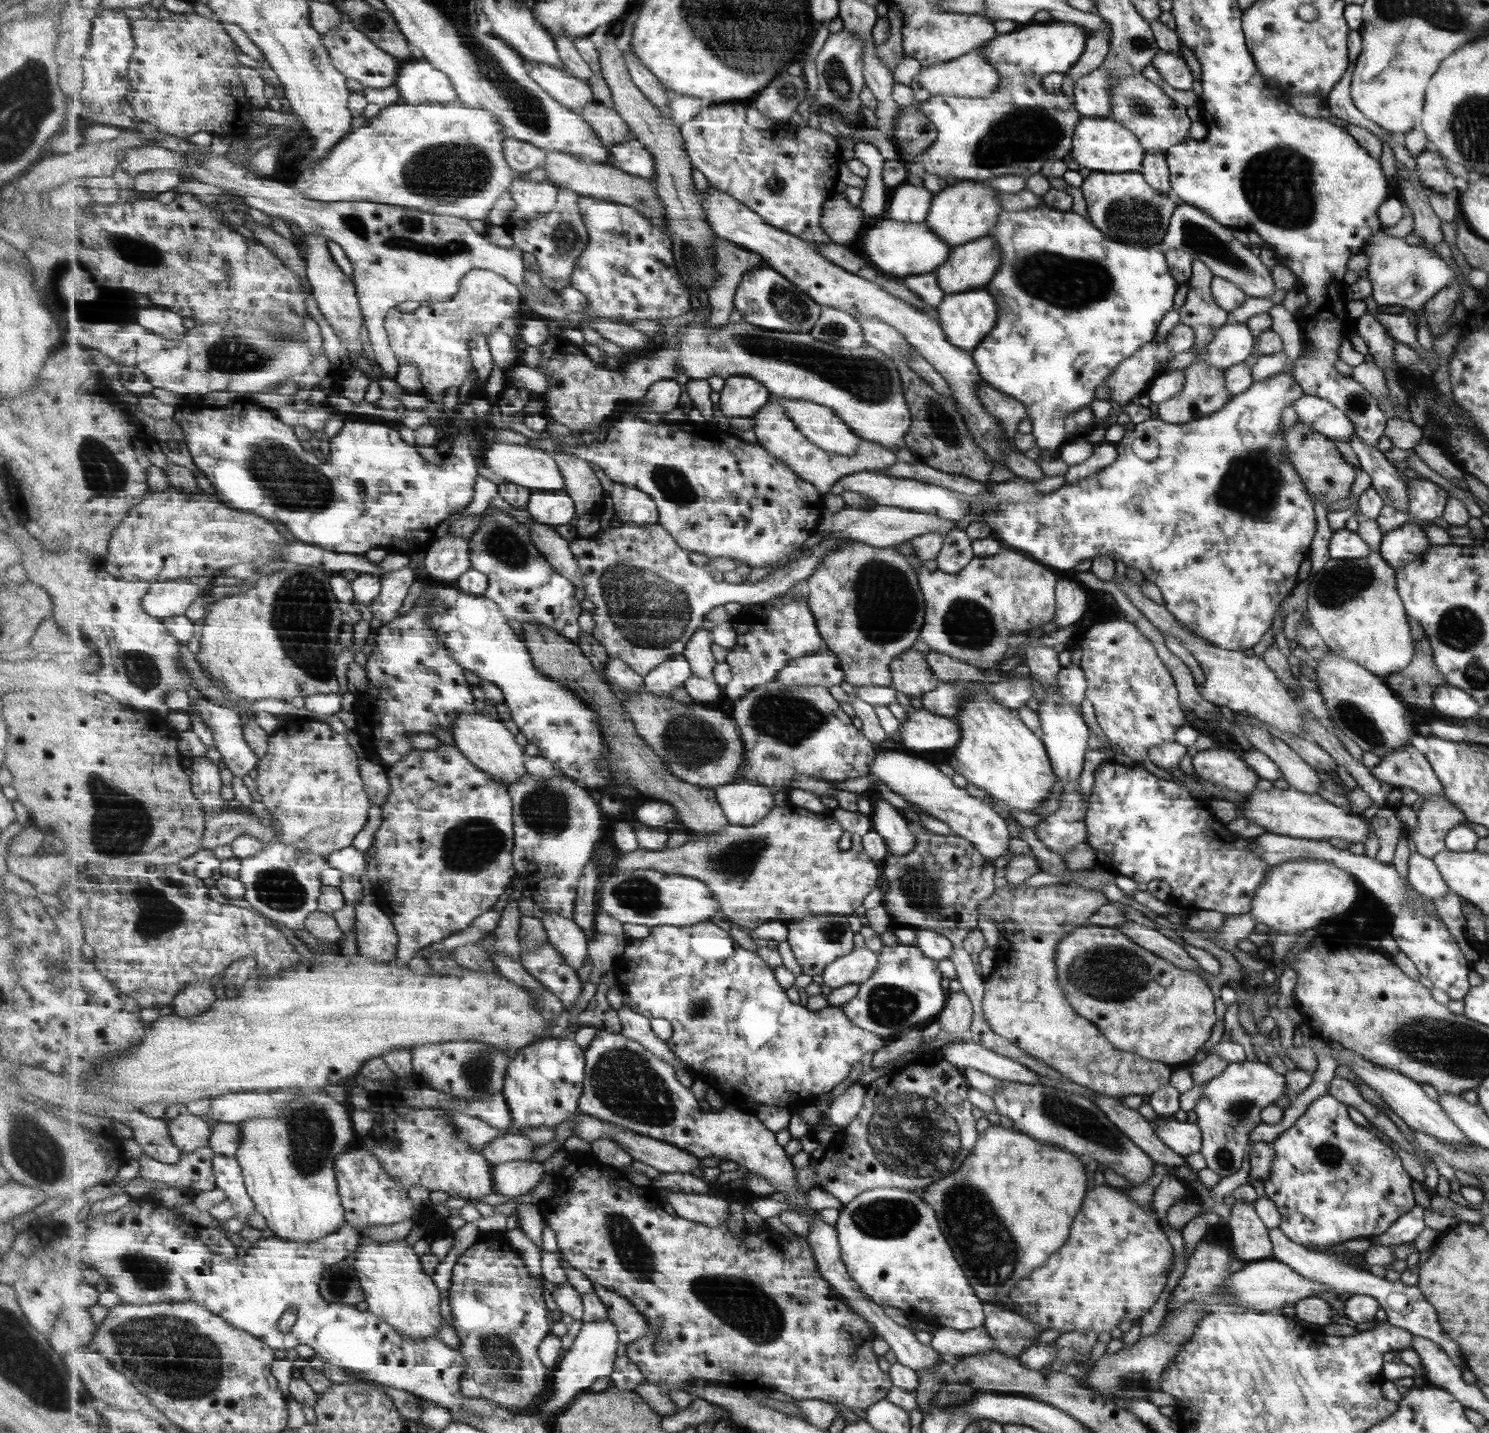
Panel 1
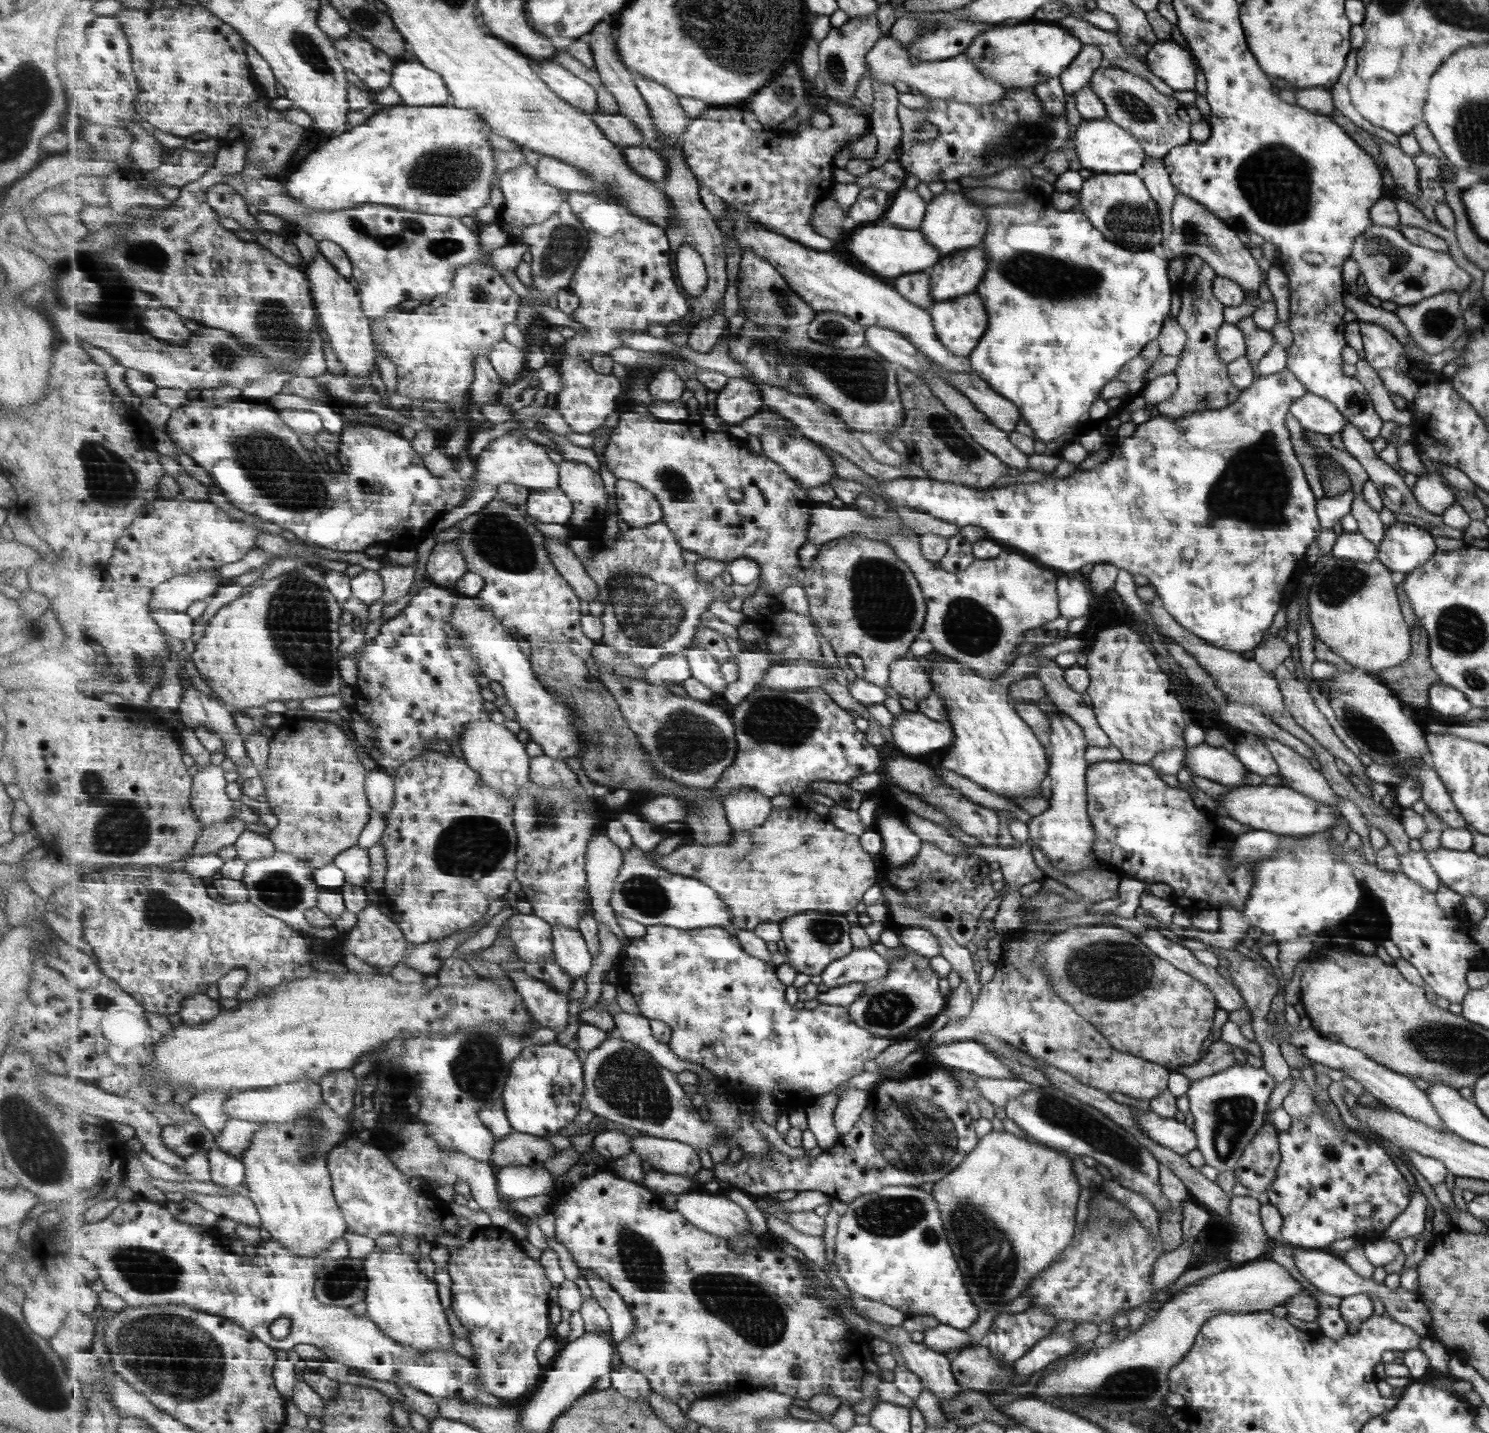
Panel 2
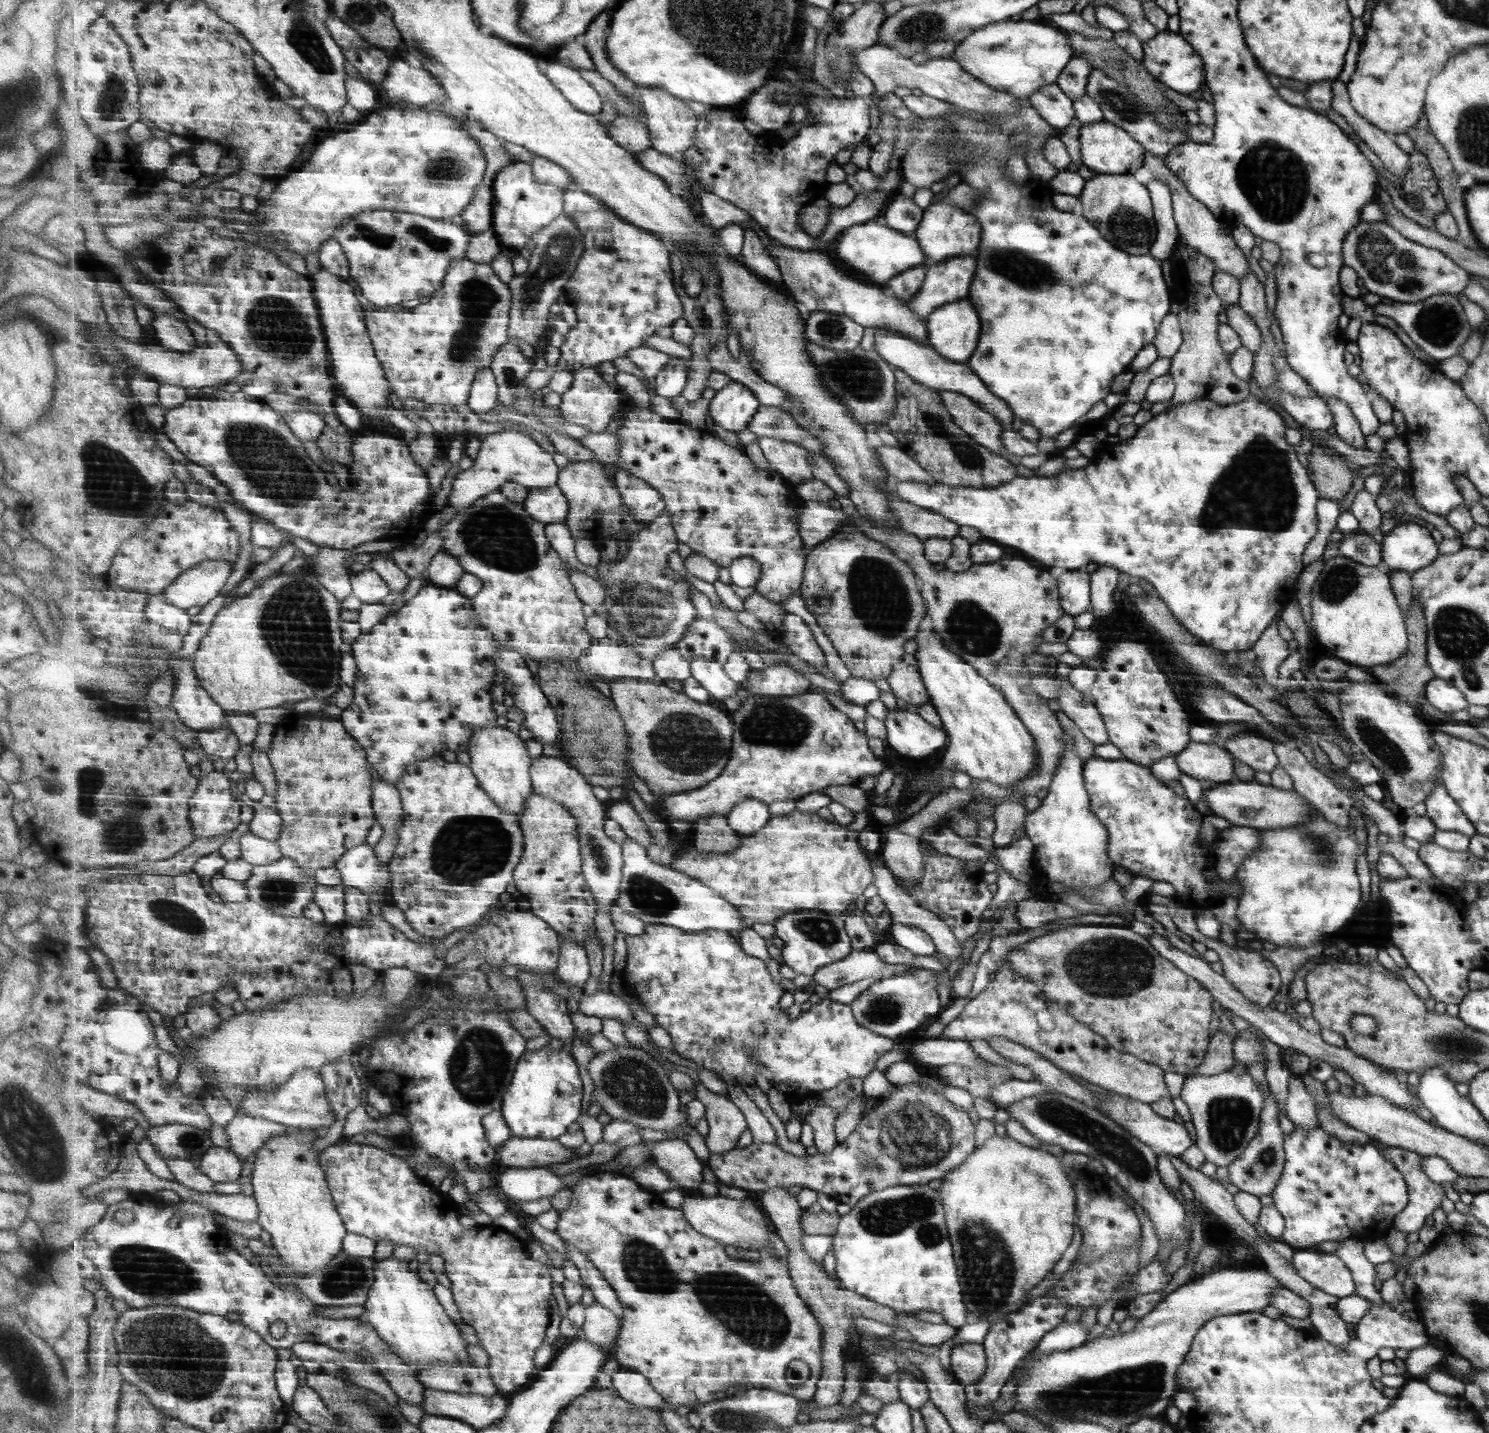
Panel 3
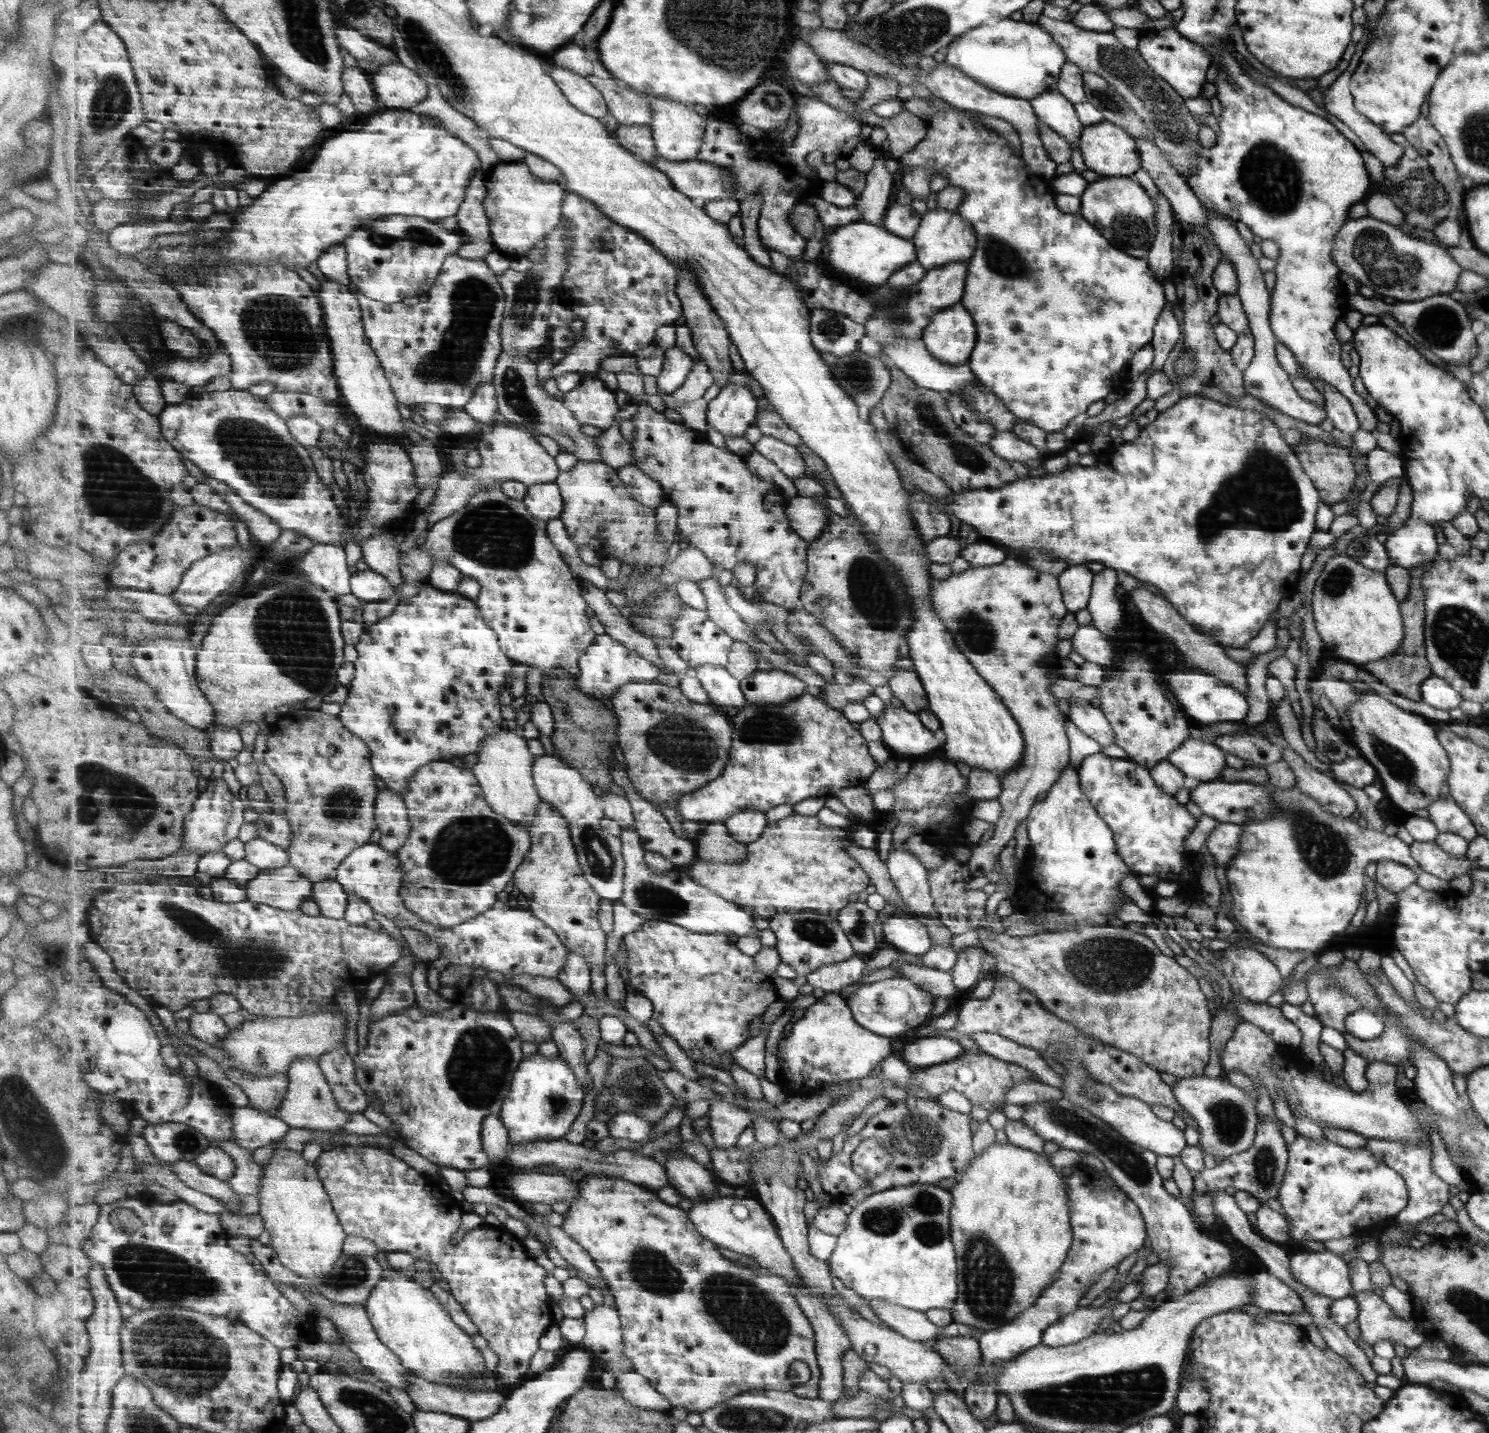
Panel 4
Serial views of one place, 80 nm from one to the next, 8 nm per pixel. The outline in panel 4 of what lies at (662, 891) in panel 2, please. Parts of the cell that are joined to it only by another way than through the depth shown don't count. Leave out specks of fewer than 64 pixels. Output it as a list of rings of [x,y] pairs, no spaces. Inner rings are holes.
[[[622,827],[620,838],[623,844],[623,856],[626,863],[624,895],[621,902],[633,910],[644,920],[665,920],[673,922],[699,934],[735,934],[738,938],[744,936],[759,936],[759,928],[754,916],[725,900],[715,891],[697,883],[687,873],[671,871],[671,873],[653,873],[649,864],[645,863],[646,851],[641,846],[639,834],[629,827]]]

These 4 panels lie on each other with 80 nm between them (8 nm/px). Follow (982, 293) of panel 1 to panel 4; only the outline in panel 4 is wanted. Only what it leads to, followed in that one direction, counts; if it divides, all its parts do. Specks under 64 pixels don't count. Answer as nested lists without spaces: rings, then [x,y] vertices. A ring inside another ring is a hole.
[[[958,302],[932,314],[921,339],[929,355],[939,363],[964,365],[976,344],[975,323]]]

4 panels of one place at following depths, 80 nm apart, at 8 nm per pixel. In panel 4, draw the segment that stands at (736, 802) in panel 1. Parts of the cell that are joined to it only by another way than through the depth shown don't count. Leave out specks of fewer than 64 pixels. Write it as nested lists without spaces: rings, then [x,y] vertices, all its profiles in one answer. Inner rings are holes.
[[[750,808],[734,814],[724,823],[728,826],[729,835],[747,846],[761,839],[765,829],[769,826],[763,810],[751,810]]]

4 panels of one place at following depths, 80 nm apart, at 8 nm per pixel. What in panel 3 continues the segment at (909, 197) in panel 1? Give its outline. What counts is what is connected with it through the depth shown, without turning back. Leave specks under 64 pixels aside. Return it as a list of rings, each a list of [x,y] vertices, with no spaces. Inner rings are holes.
[[[897,192],[893,200],[885,204],[881,215],[885,218],[887,227],[901,234],[913,235],[920,224],[923,210],[911,198]]]

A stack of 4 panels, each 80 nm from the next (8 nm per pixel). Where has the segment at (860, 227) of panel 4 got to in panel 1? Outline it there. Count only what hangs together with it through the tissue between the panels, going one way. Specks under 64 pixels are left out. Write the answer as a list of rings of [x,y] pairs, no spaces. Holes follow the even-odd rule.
[[[883,219],[865,228],[855,248],[871,262],[873,268],[877,268],[883,274],[893,274],[899,280],[903,276],[933,272],[943,264],[951,250],[945,242],[928,229],[924,222],[913,224],[912,222],[895,222],[891,219]]]

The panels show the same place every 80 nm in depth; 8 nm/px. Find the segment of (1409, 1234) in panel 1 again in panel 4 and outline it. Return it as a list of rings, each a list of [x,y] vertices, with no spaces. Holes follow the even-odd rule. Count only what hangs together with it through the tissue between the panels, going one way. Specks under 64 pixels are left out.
[[[1381,1139],[1367,1140],[1364,1145],[1367,1150],[1372,1151],[1377,1159],[1385,1163],[1385,1166],[1392,1167],[1397,1174],[1400,1174],[1408,1187],[1408,1204],[1403,1210],[1396,1214],[1396,1223],[1421,1222],[1441,1212],[1443,1204],[1453,1192],[1451,1186],[1443,1182],[1431,1169],[1432,1150],[1430,1144],[1425,1146],[1397,1142],[1382,1141]]]

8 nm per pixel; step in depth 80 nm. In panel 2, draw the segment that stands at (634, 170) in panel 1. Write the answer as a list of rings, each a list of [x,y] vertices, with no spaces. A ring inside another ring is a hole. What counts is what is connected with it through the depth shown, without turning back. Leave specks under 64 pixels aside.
[[[642,144],[641,146],[630,146],[623,148],[626,154],[625,160],[635,169],[635,172],[641,173],[651,182],[666,182],[668,177],[667,160],[663,158],[664,154],[658,153],[658,150]]]

